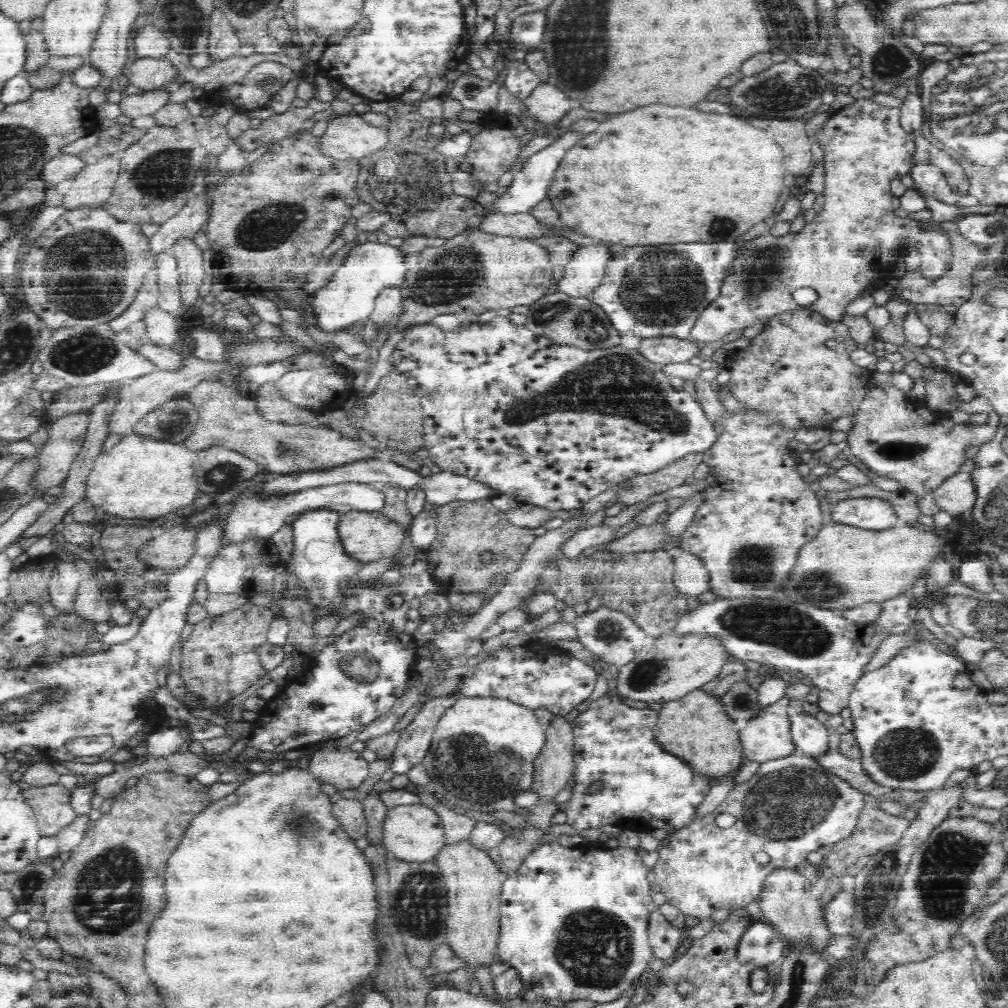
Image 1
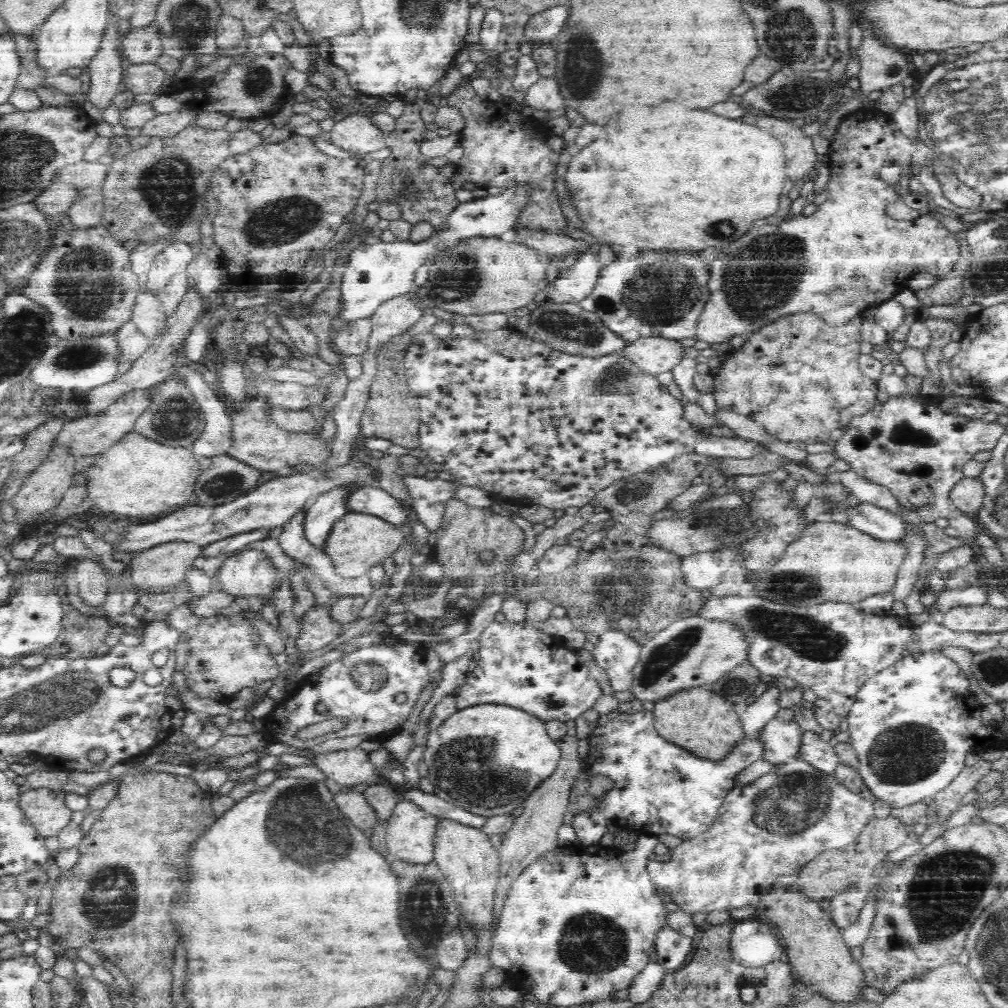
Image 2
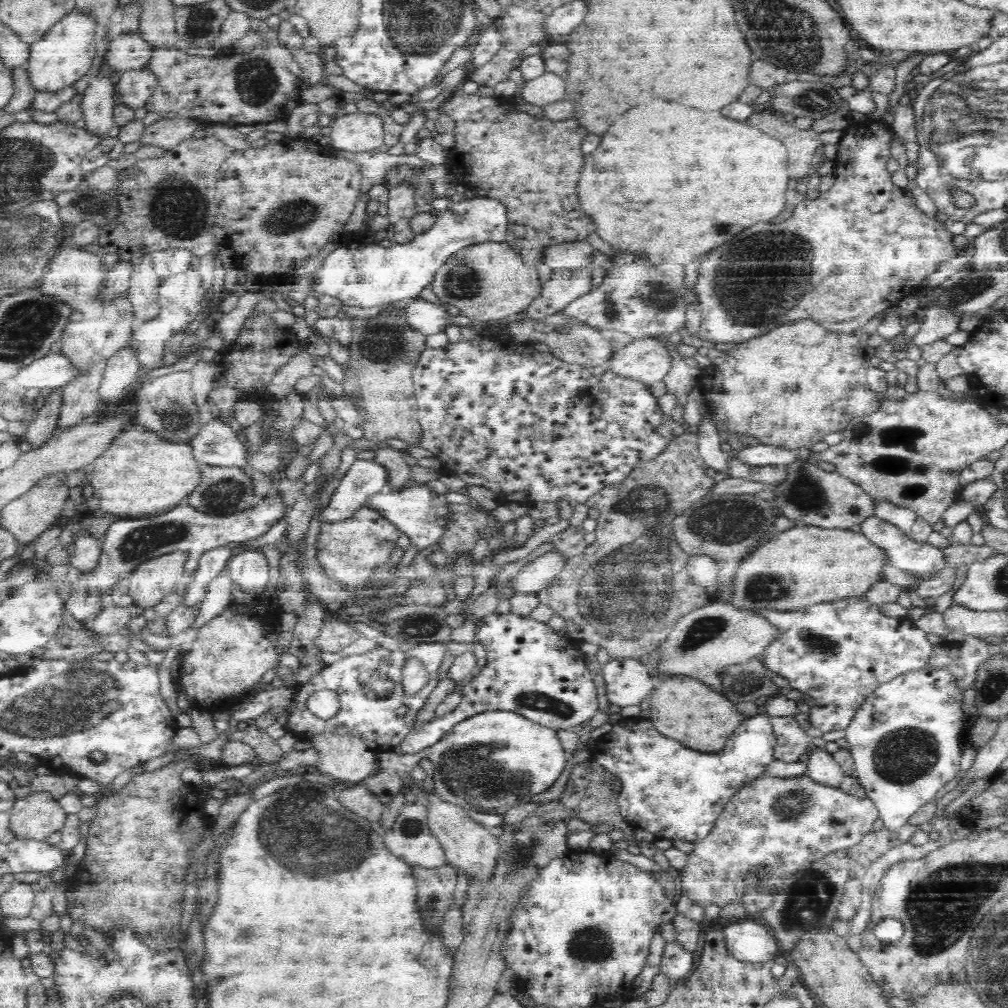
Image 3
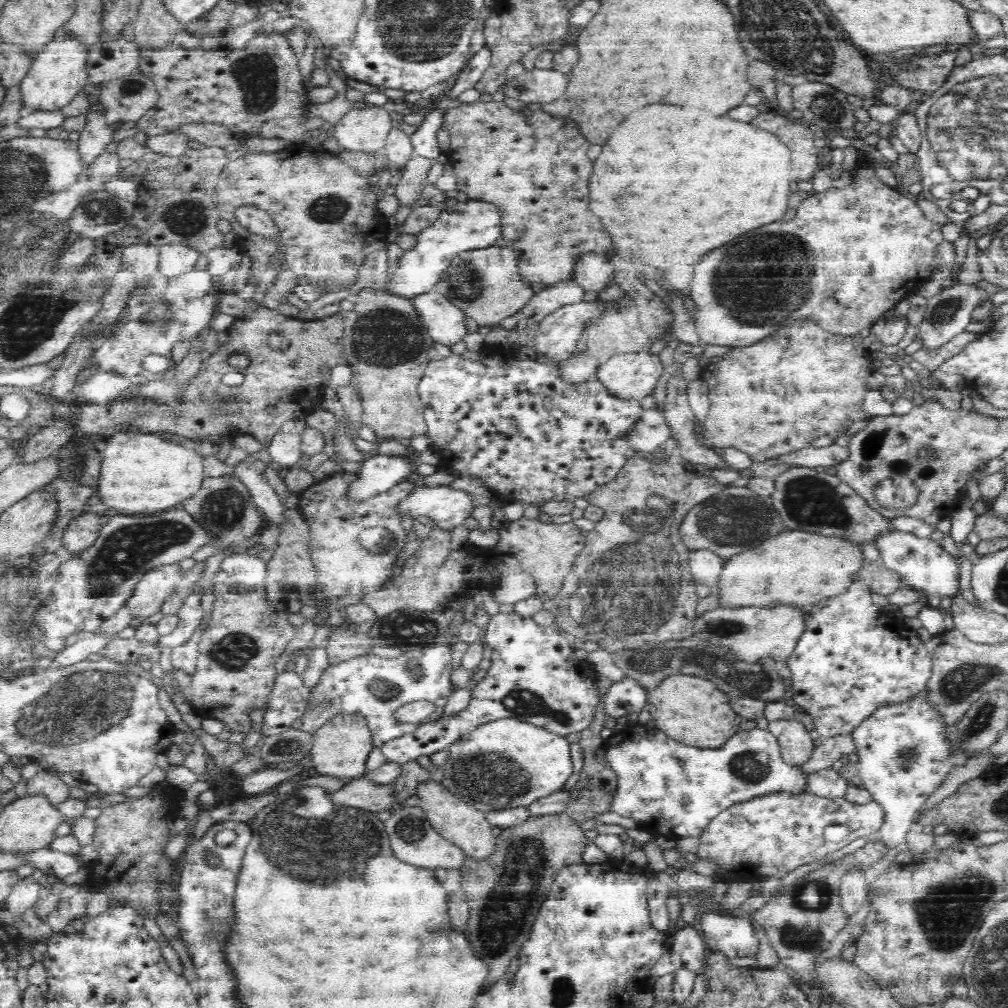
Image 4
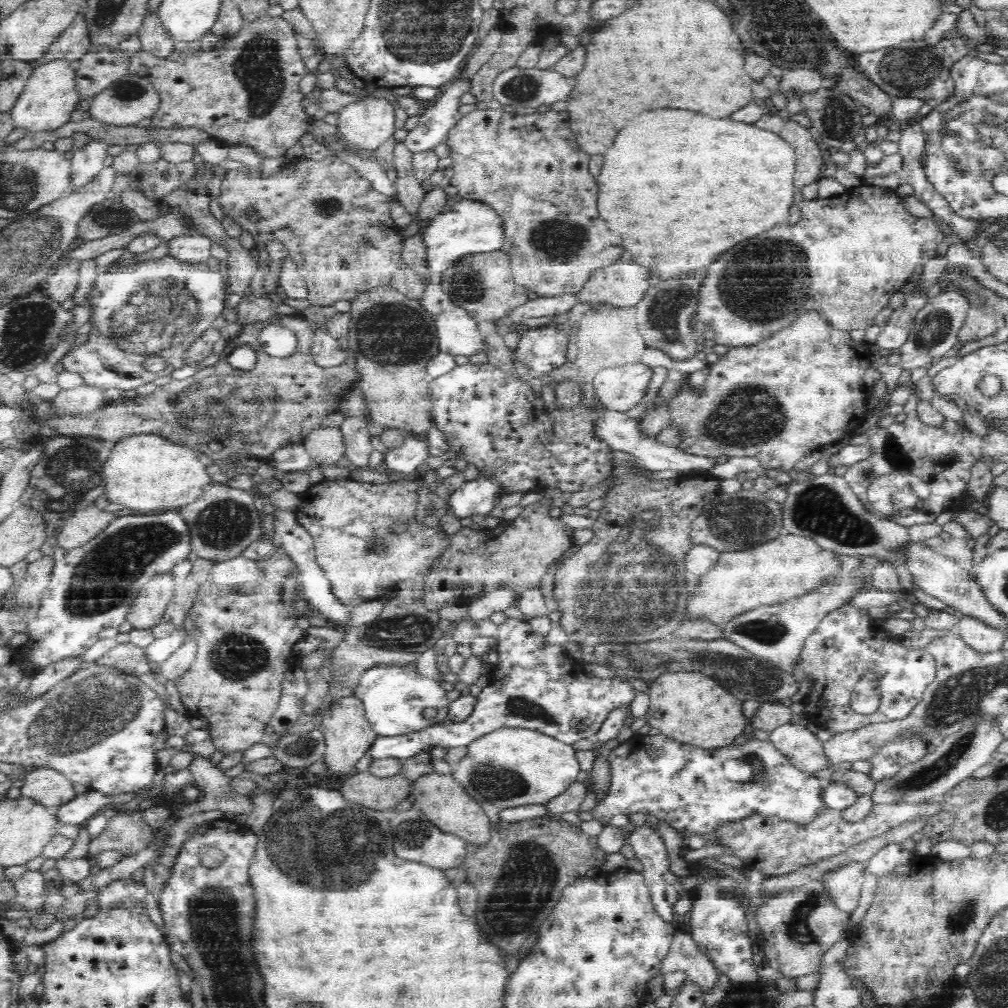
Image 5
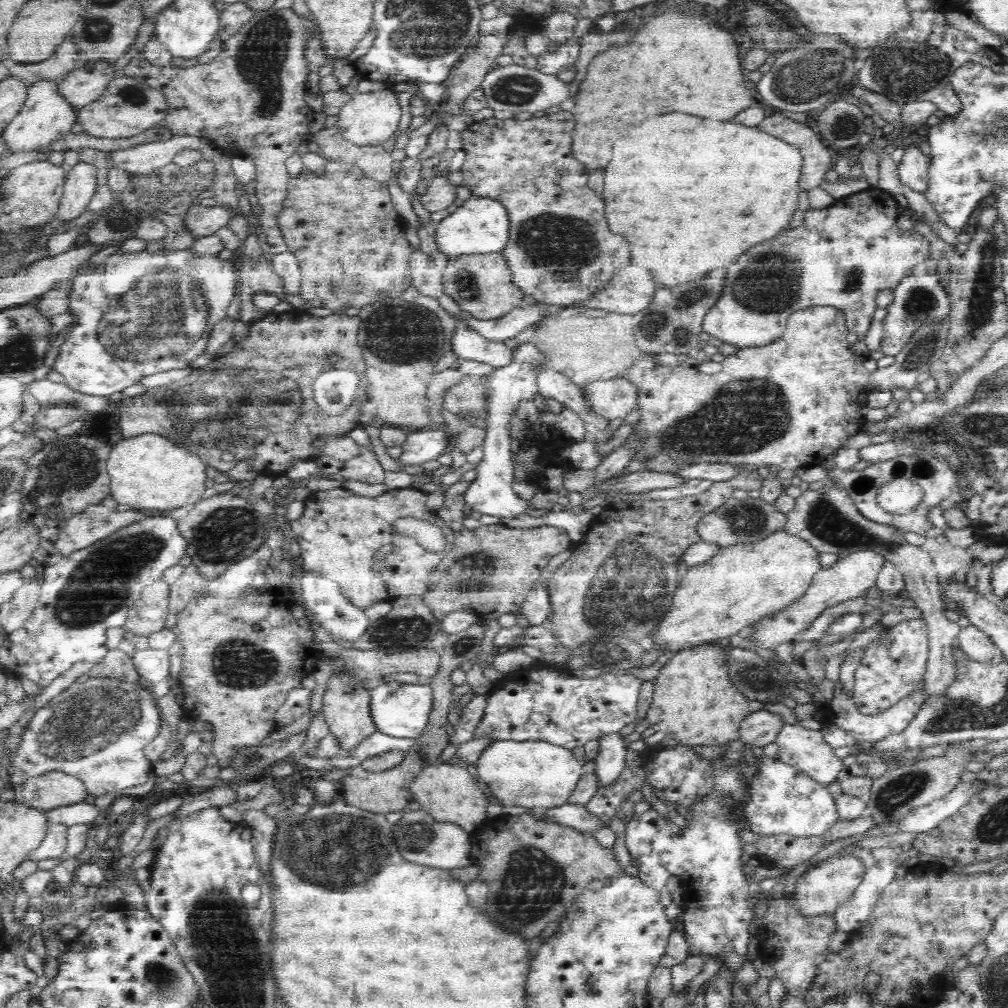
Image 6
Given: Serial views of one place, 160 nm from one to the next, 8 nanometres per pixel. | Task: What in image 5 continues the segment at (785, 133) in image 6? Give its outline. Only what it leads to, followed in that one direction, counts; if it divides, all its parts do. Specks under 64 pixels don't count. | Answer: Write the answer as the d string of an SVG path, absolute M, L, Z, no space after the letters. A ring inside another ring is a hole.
M762 115L756 122L758 128L766 129L782 137L793 148L795 154L793 184L800 189L823 178L826 153L821 143L812 138L806 128L789 118L775 115Z

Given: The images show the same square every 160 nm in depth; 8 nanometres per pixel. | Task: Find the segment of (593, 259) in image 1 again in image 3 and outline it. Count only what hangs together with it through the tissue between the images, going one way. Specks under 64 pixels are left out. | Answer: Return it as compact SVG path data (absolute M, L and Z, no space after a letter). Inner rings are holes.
M592 267L554 270L551 279L543 284L540 296L527 308L526 314L532 318L542 318L546 314L564 311L570 302L594 288L592 271Z

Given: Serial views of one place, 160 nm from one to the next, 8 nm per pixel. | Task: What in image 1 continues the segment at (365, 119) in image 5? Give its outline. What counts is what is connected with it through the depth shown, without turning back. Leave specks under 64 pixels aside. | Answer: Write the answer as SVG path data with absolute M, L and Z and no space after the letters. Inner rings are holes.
M358 114L333 116L319 138L320 153L334 160L358 160L378 152L389 140L387 128L372 126Z

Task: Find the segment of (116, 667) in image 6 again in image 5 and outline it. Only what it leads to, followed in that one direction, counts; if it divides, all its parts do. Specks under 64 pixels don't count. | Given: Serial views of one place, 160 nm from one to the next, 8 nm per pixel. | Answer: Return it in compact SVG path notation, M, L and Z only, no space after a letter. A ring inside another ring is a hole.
M129 640L125 643L117 643L104 652L104 656L98 657L98 663L100 662L119 667L122 671L134 674L136 677L157 671L160 664L147 657L147 648L136 646Z

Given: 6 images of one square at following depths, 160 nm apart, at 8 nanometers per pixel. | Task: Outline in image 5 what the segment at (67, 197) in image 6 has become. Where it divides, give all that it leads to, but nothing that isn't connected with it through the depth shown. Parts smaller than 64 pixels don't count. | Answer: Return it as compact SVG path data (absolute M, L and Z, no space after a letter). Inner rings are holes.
M92 138L90 142L77 148L72 156L72 187L78 184L90 182L99 170L104 166L104 160L108 156L108 144L103 140Z

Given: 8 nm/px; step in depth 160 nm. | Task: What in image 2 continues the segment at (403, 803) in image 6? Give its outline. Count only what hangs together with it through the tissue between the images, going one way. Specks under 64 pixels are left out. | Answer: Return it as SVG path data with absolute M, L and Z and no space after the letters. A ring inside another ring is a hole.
M340 792L333 795L334 803L341 814L357 830L364 831L377 824L376 814L368 806L363 793Z

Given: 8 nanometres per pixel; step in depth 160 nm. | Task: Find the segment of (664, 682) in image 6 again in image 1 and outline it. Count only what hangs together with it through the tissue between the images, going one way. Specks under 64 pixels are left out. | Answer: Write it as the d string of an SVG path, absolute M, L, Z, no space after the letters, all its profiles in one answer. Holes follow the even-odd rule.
M700 689L679 700L664 703L653 728L657 745L666 754L680 758L696 777L704 777L711 783L733 778L746 762L738 726L724 713L715 696Z

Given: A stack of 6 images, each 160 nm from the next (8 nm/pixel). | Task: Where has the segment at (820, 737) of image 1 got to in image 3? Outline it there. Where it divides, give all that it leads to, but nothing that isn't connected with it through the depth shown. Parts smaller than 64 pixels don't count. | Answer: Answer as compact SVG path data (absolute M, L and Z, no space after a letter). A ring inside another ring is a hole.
M810 746L808 761L806 762L807 773L818 782L827 783L828 786L840 784L840 780L845 775L838 762L834 761L833 754L827 750Z

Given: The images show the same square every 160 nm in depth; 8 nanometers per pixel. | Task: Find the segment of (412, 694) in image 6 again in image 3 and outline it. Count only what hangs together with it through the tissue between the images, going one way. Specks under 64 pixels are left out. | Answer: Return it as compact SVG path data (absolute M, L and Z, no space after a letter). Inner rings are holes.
M424 643L414 648L401 650L387 650L381 646L368 650L363 654L351 655L339 659L322 670L303 685L297 692L293 711L284 726L285 732L296 735L298 740L315 741L316 736L332 736L343 727L342 737L359 738L366 747L378 755L389 752L398 747L409 736L414 725L417 713L426 704L429 695L439 684L438 671L445 653L448 653L445 643ZM412 659L418 659L426 670L428 683L418 692L407 698L403 694L405 664ZM316 692L334 692L341 705L335 716L320 719L307 710L307 701L310 694ZM404 703L406 713L398 715L398 708Z

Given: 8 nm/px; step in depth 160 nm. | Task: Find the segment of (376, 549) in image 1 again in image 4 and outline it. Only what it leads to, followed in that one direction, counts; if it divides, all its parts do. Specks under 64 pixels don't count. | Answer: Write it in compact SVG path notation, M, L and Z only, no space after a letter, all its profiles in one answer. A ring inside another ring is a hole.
M340 472L330 480L316 483L306 489L298 499L302 512L308 516L311 532L311 559L317 570L317 582L322 584L326 595L343 597L360 595L378 590L388 580L388 570L396 560L400 548L405 545L407 532L400 525L400 515L394 511L394 504L400 502L412 491L415 484L402 480L398 486L368 500L350 503L346 492L355 473ZM382 526L388 528L396 538L396 544L388 552L370 552L362 546L360 534L364 528Z

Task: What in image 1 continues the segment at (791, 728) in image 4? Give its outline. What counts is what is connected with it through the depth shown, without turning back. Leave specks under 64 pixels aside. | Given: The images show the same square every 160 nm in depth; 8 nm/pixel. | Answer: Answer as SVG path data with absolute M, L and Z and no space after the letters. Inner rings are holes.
M783 695L739 728L746 761L761 763L798 752L790 734L788 710L792 704L793 701Z

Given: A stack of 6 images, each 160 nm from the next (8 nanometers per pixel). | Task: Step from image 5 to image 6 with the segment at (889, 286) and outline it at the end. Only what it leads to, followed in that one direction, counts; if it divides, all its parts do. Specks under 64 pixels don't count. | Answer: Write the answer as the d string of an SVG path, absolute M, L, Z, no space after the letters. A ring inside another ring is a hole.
M869 187L835 200L828 208L808 208L804 224L754 244L736 262L726 266L724 288L720 288L716 302L702 318L702 331L710 335L711 341L721 340L738 349L765 346L782 338L794 312L820 306L836 309L844 317L849 331L865 334L878 308L878 294L882 290L893 291L908 274L912 274L912 270L916 270L916 266L929 261L930 240L915 230L904 232L897 224L902 205L901 198Z

